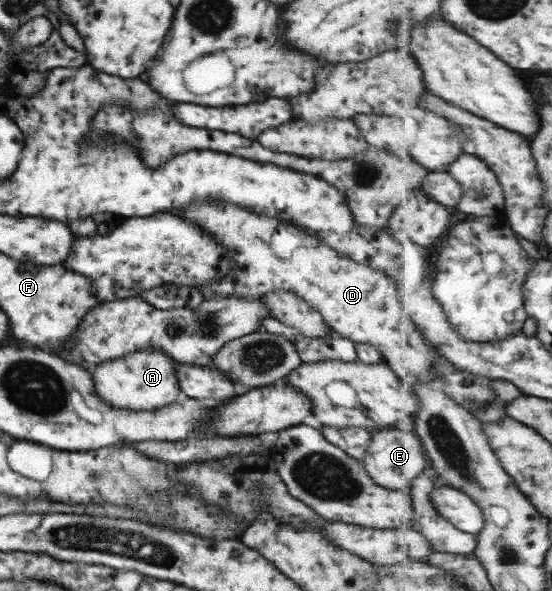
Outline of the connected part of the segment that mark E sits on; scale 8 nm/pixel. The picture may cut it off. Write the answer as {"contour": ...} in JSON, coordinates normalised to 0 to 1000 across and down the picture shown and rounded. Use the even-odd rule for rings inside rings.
{"contour":[[[746,723],[707,724],[696,731],[674,734],[656,778],[659,778],[656,787],[667,799],[667,805],[685,822],[696,822],[703,829],[743,829],[750,812],[772,795],[772,785],[775,785],[768,753],[757,734],[746,731]]]}

